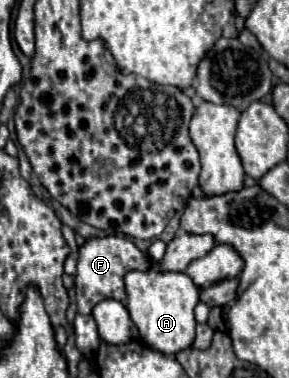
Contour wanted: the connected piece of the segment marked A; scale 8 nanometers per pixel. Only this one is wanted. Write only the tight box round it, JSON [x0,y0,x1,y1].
[125,268,199,356]

